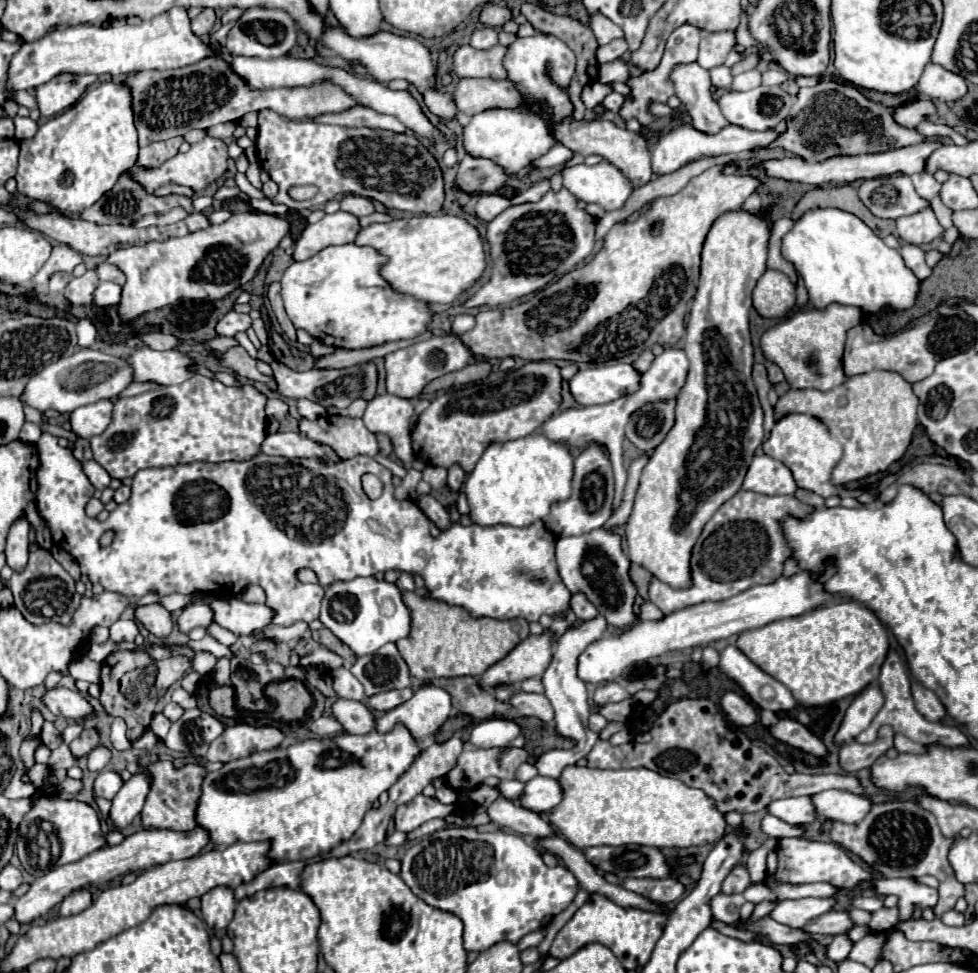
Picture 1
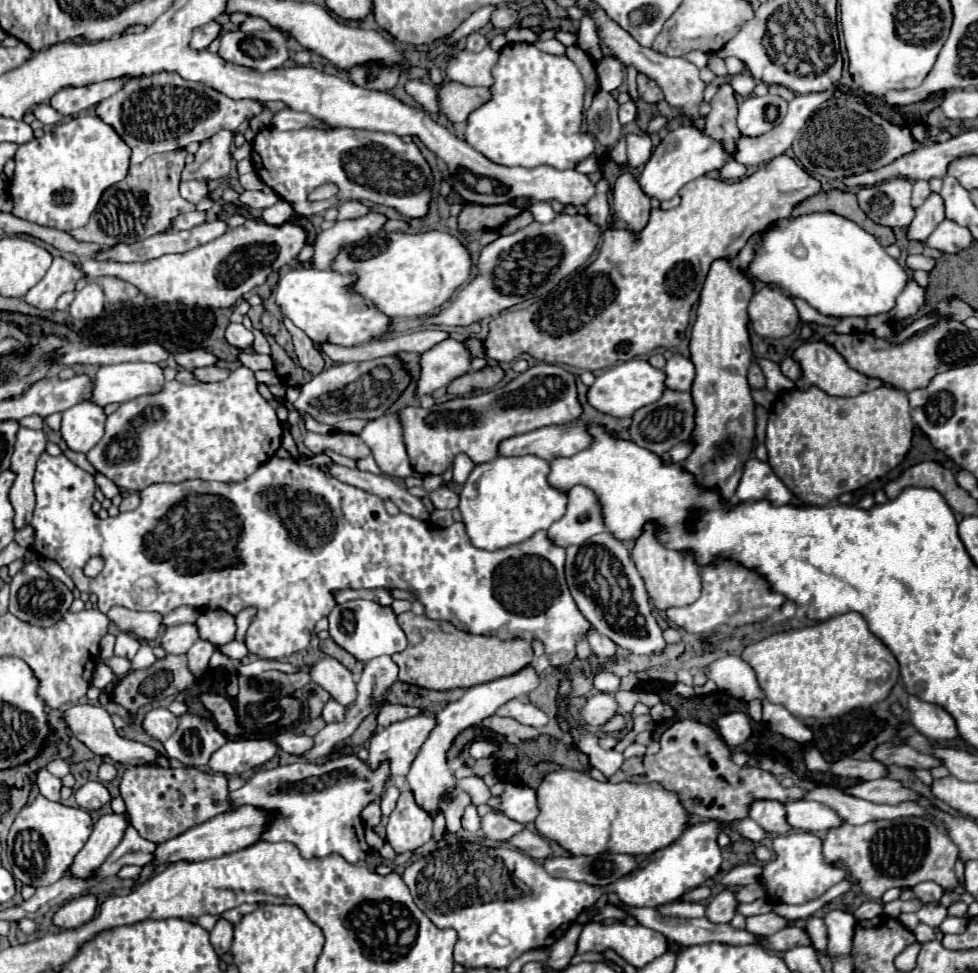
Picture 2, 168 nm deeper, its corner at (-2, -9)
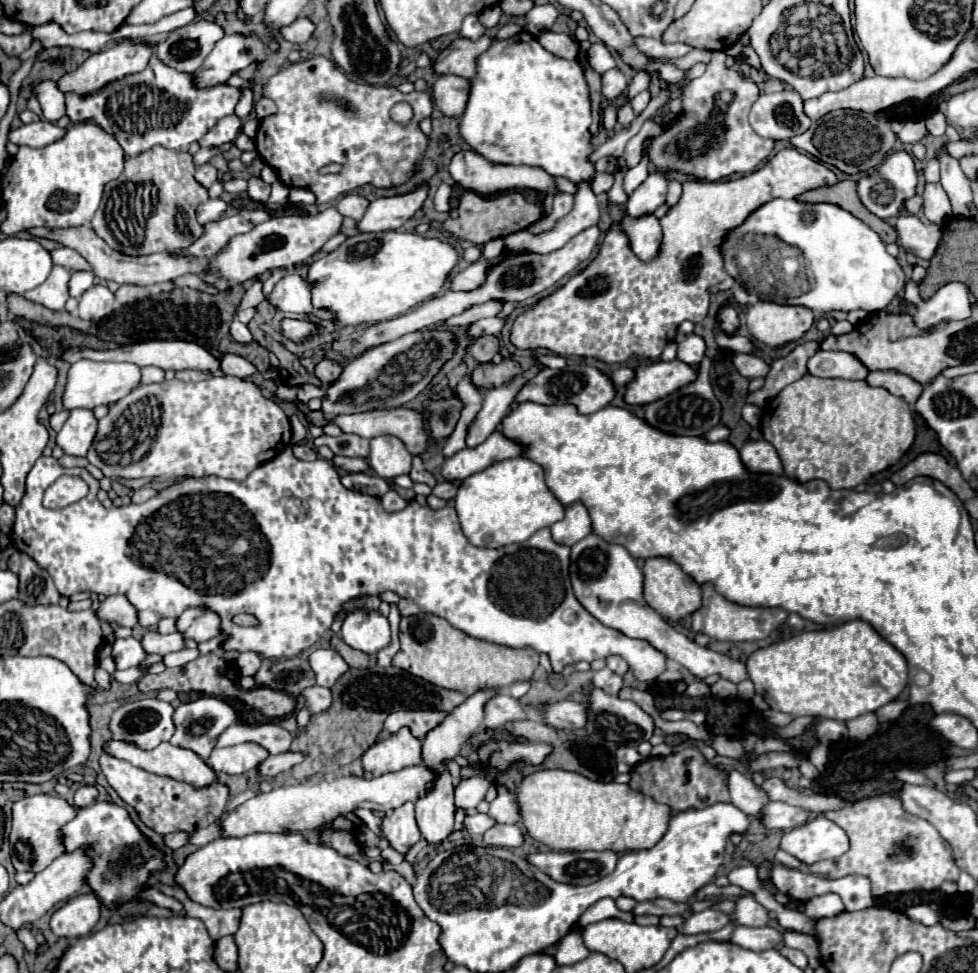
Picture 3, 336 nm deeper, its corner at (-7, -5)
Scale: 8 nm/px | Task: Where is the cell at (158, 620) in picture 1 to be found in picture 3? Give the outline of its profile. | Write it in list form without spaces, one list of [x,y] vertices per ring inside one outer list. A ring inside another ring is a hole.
[[[111,595],[105,597],[97,609],[97,617],[101,621],[109,621],[109,623],[117,623],[121,627],[135,627],[139,623],[139,615],[137,609],[129,603],[129,599],[125,599],[123,595]]]

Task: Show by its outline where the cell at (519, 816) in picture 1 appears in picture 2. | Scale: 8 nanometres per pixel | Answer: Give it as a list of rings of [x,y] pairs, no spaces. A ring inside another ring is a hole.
[[[490,811],[482,817],[482,831],[484,831],[486,839],[492,839],[492,841],[506,841],[522,829],[524,829],[524,825],[520,825],[500,813],[494,813],[494,811]]]

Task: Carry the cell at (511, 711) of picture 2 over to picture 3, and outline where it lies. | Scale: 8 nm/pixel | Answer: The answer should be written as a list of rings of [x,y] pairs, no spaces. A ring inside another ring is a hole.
[[[499,691],[485,705],[485,723],[483,725],[487,729],[499,729],[507,721],[521,721],[521,719],[527,719],[525,707],[517,699],[513,699],[511,695],[507,695],[503,691]]]

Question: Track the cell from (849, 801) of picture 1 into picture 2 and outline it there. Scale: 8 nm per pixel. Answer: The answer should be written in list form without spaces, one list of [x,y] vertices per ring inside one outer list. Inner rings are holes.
[[[796,801],[786,805],[786,819],[792,829],[798,831],[828,831],[832,827],[838,827],[844,823],[830,807],[814,801]]]

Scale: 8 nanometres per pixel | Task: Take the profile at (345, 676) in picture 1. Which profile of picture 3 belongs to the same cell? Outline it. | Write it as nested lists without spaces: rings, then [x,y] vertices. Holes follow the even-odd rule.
[[[315,649],[309,655],[311,669],[315,673],[317,685],[321,687],[333,687],[337,679],[349,671],[349,665],[343,661],[343,657],[333,649]]]

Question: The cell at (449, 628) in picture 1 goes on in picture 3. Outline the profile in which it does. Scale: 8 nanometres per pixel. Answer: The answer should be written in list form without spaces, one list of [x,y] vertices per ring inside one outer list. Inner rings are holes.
[[[417,613],[401,619],[399,627],[401,649],[393,657],[393,665],[405,669],[437,687],[453,689],[471,695],[481,687],[509,687],[513,681],[531,679],[539,655],[533,649],[511,649],[497,643],[473,639],[471,635],[455,629],[449,621],[431,615]]]

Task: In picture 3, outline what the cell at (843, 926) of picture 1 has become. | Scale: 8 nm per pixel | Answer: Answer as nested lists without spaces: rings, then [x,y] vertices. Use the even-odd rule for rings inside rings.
[[[737,927],[733,931],[731,943],[737,943],[739,947],[751,951],[767,951],[783,945],[783,933],[775,927]]]

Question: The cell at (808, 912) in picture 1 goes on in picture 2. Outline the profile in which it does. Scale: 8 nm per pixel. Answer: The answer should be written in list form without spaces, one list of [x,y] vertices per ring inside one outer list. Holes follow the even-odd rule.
[[[776,913],[746,917],[746,931],[754,933],[754,935],[772,935],[772,933],[784,929],[786,925],[788,925],[788,921]]]

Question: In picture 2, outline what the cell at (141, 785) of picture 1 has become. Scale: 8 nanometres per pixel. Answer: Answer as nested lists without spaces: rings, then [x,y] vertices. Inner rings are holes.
[[[104,815],[92,829],[86,845],[78,851],[72,867],[68,867],[68,875],[74,879],[92,879],[106,857],[116,849],[116,845],[124,837],[124,829],[128,825],[126,815]]]

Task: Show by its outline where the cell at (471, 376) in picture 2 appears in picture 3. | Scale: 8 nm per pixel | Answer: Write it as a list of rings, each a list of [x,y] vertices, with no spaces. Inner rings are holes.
[[[503,359],[499,365],[481,363],[471,373],[471,383],[481,389],[495,389],[509,383],[513,377],[521,373],[521,367],[513,359]]]

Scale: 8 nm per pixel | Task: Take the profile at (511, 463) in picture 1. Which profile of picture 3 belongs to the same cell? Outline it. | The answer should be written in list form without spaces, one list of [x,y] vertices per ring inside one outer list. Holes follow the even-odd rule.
[[[525,455],[493,463],[491,467],[463,479],[455,497],[455,509],[463,533],[475,547],[523,543],[535,531],[551,527],[565,515],[563,503],[545,485],[543,469]]]

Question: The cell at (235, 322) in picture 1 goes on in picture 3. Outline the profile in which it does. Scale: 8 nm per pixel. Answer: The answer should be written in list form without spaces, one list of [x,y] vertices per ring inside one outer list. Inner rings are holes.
[[[235,319],[235,321],[231,323],[231,335],[233,335],[233,339],[239,341],[239,343],[251,343],[251,341],[253,341],[253,335],[251,335],[249,327],[247,327],[245,323],[241,323],[239,319]]]

